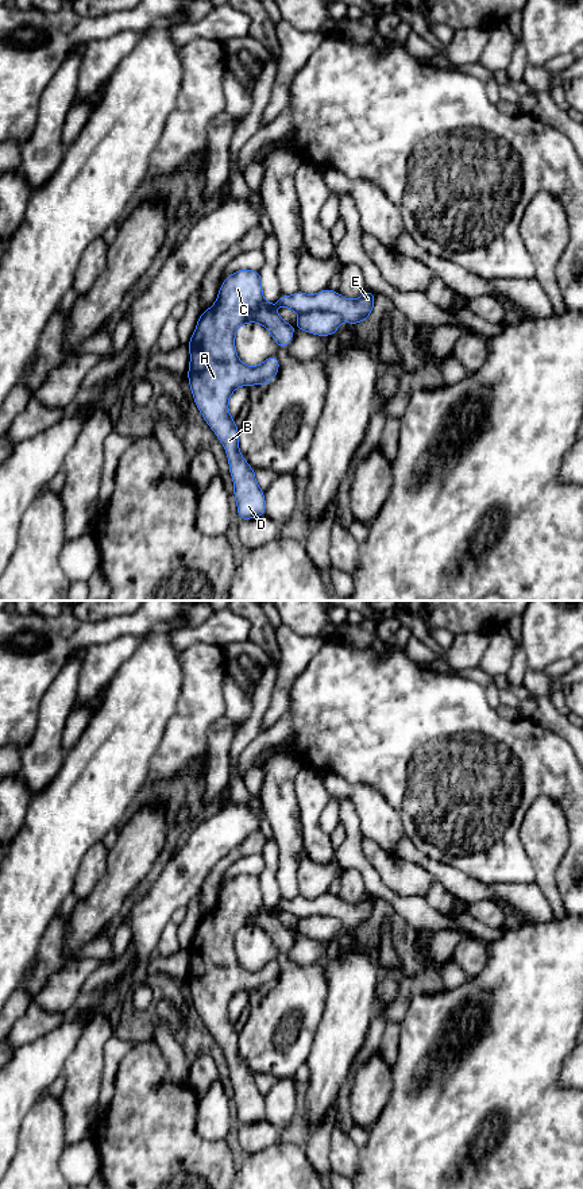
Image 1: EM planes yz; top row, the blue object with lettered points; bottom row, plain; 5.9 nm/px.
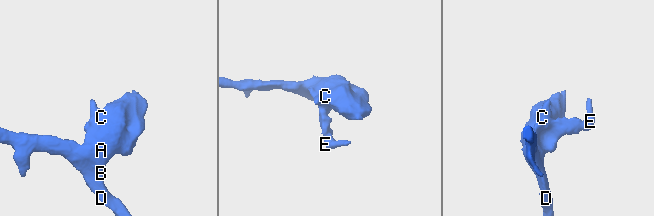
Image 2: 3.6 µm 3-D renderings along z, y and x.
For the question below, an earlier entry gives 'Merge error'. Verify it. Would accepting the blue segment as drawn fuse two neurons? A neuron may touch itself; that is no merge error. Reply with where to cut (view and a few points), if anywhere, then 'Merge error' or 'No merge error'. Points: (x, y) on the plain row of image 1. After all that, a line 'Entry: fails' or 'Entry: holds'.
Split along yz (300, 919), (336, 917), (343, 925). Merge error
Entry: holds

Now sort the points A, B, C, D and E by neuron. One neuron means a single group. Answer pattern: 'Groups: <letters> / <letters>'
Groups: A B C D / E

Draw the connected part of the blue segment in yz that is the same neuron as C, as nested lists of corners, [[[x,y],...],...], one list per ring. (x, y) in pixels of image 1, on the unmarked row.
[[[242,873],[224,884],[215,908],[201,916],[196,934],[188,947],[190,966],[186,978],[196,1011],[225,1054],[240,1126],[265,1120],[266,1103],[256,1086],[255,1074],[239,1055],[239,1032],[236,1031],[236,1026],[229,1020],[228,1007],[231,999],[238,992],[254,989],[265,991],[271,987],[279,976],[278,960],[267,962],[255,972],[246,970],[239,964],[235,953],[236,935],[243,929],[248,927],[263,930],[271,938],[279,953],[289,951],[294,939],[293,931],[281,923],[275,915],[270,914],[265,906],[259,876]]]

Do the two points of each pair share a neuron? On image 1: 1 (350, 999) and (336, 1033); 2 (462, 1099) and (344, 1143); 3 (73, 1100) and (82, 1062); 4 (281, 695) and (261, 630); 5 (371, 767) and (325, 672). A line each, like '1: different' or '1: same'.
1: same
2: different
3: same
4: different
5: same

